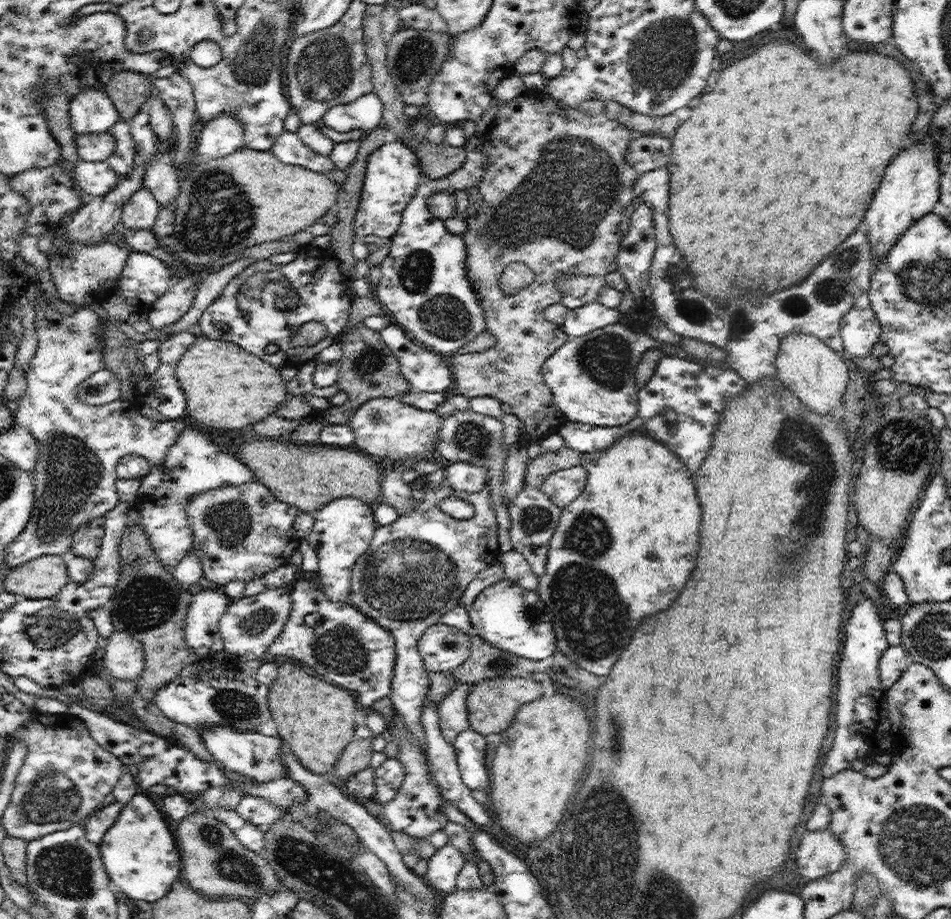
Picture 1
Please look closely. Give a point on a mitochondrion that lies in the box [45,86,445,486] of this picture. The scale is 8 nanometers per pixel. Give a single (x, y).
(223, 226)

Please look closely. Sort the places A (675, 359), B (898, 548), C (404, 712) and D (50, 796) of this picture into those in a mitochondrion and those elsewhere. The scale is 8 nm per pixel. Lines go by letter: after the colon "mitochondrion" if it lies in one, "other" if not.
A: other
B: other
C: other
D: mitochondrion

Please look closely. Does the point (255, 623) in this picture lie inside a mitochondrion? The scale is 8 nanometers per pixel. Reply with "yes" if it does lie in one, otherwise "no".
yes

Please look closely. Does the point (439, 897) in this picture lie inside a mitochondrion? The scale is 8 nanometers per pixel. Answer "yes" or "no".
no

